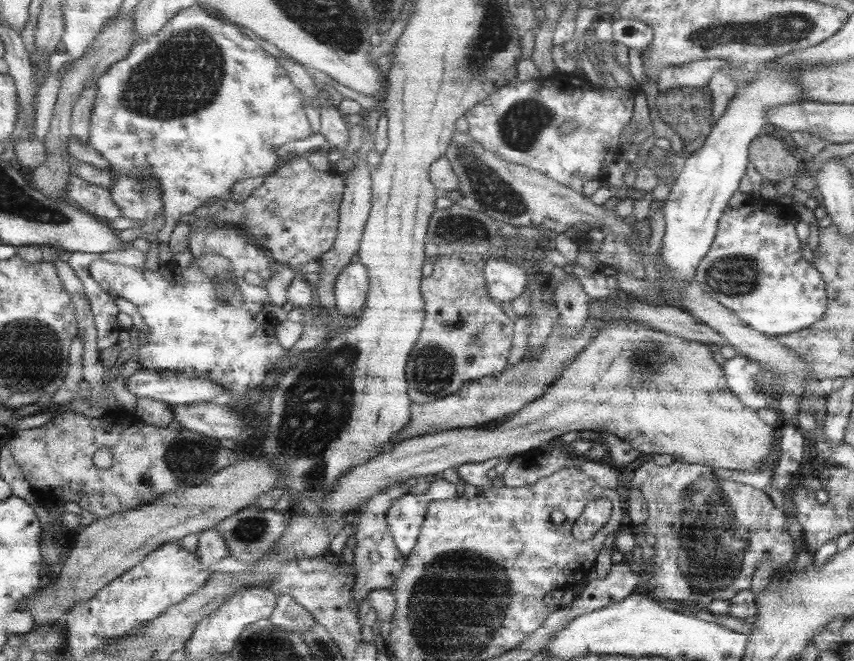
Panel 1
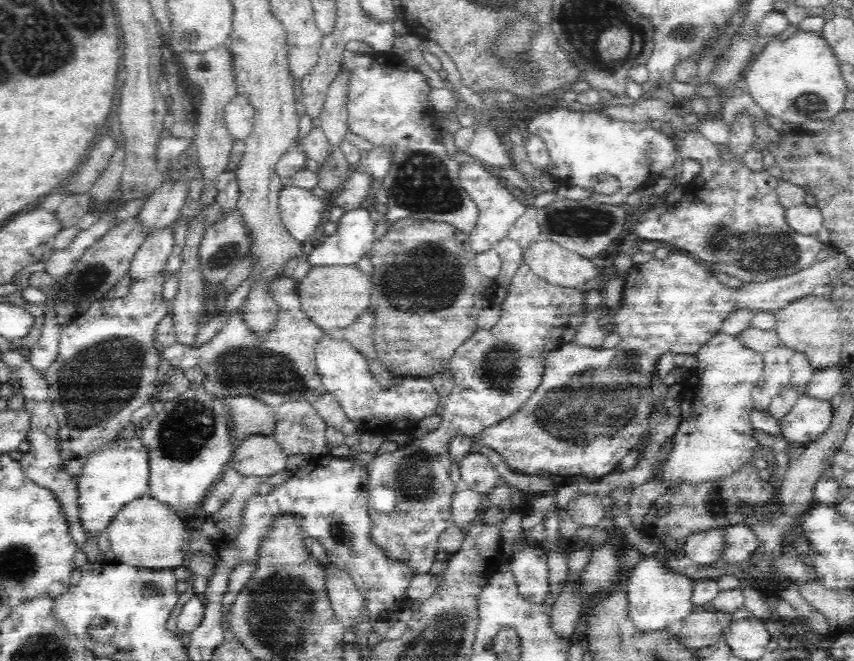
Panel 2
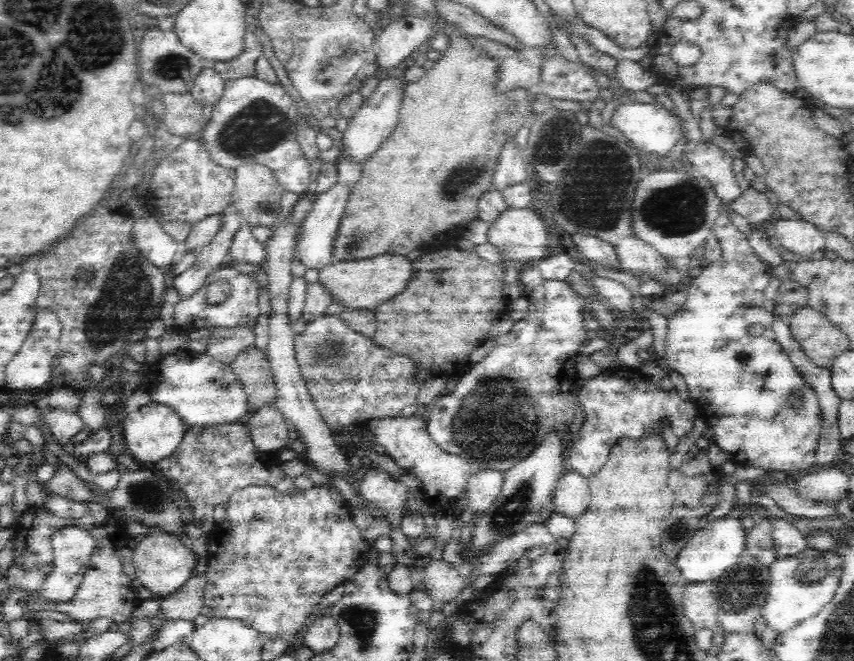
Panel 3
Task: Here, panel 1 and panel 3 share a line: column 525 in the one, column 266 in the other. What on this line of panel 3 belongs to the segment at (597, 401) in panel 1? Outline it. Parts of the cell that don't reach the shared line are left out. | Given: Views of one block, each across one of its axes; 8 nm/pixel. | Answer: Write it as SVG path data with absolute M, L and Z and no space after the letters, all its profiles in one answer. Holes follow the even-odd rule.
M276 406L263 407L252 413L247 428L255 448L261 452L271 453L288 447L288 431L291 428Z

